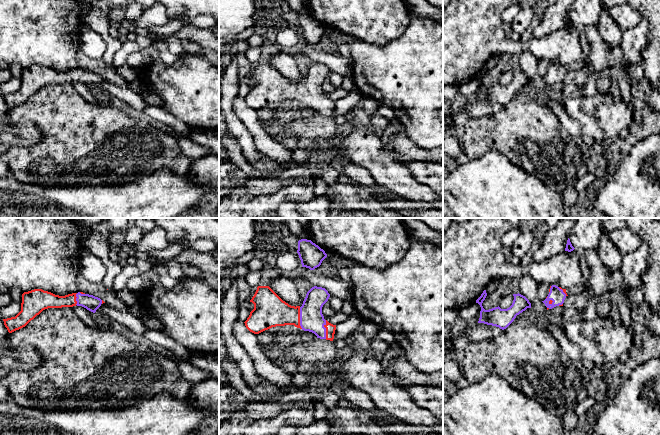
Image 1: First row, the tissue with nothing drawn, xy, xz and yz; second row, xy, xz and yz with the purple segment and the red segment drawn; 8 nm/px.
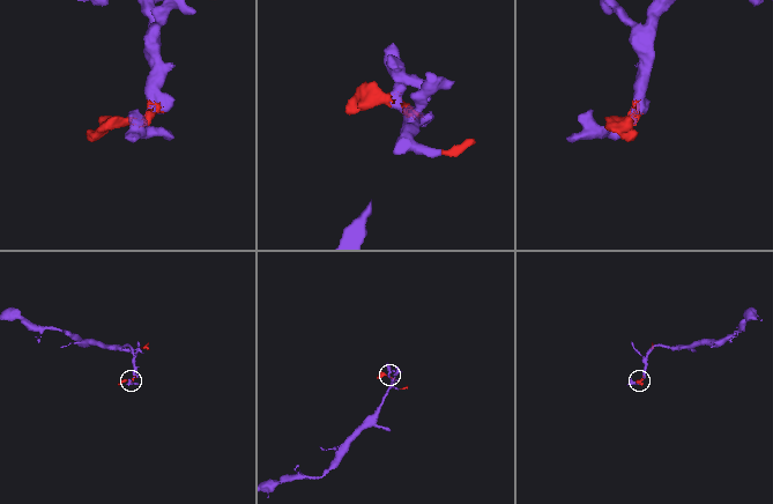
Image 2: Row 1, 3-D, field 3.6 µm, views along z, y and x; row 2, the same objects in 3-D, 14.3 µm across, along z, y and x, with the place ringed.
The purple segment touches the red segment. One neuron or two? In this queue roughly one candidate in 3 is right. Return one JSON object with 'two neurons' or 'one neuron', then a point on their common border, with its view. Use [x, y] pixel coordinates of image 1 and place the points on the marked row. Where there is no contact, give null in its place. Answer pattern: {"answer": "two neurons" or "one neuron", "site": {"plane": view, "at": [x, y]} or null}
{"answer": "one neuron", "site": {"plane": "xz", "at": [300, 318]}}

